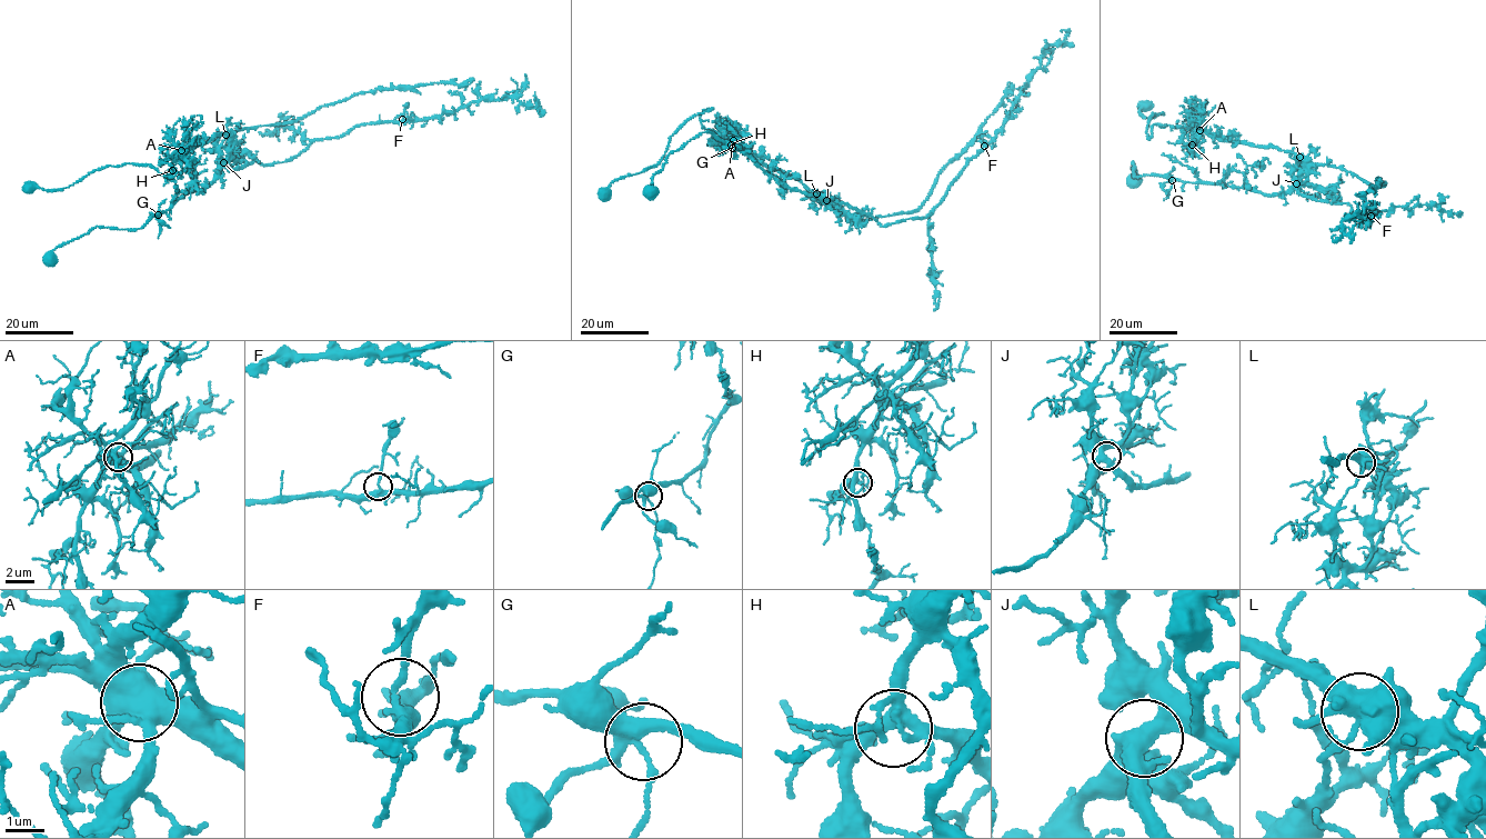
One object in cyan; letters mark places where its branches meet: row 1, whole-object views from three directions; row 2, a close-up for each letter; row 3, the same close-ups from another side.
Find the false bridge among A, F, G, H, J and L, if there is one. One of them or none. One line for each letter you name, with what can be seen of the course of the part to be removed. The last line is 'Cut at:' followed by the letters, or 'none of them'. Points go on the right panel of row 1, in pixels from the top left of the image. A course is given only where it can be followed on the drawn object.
L: (1299, 158), (1192, 127), (1156, 125), (1147, 138), (1148, 120), (1163, 115), (1138, 112), (1148, 106)
Cut at: L

